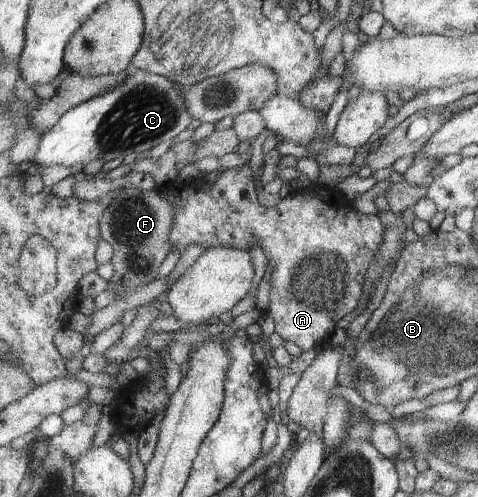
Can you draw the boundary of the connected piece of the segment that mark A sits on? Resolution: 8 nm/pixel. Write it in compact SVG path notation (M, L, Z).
M248 163L225 170L214 183L206 182L200 190L193 190L193 186L185 187L179 183L170 185L164 198L175 203L175 229L171 232L173 251L185 251L192 244L200 244L207 249L232 246L240 250L250 250L256 244L261 246L273 268L268 311L274 320L275 332L284 342L293 342L302 351L318 349L320 344L329 342L338 322L361 306L368 266L372 264L372 258L376 256L379 246L384 244L386 226L382 220L377 215L356 211L333 188L320 192L295 192L283 198L280 204L264 208L258 202L254 172Z

